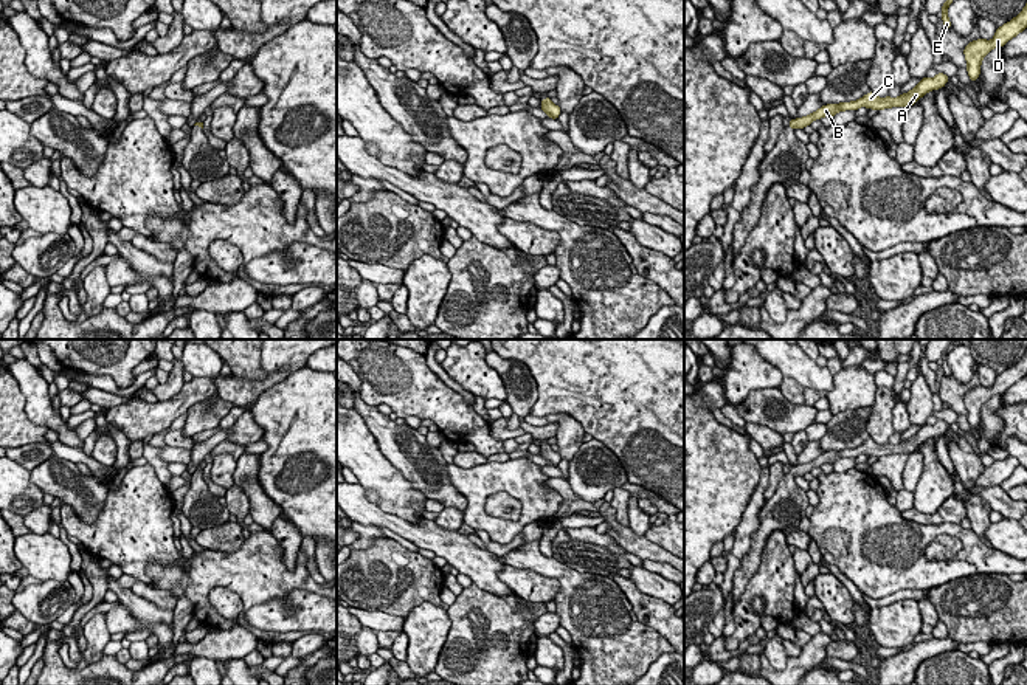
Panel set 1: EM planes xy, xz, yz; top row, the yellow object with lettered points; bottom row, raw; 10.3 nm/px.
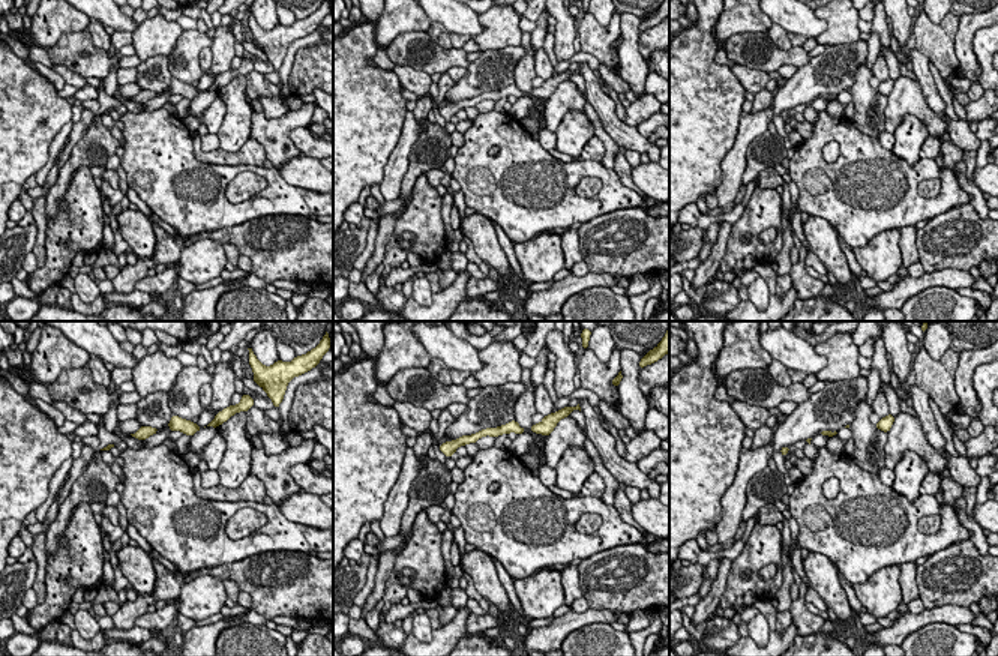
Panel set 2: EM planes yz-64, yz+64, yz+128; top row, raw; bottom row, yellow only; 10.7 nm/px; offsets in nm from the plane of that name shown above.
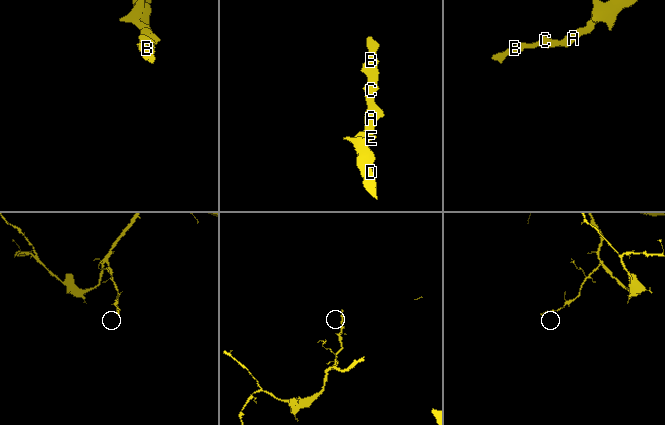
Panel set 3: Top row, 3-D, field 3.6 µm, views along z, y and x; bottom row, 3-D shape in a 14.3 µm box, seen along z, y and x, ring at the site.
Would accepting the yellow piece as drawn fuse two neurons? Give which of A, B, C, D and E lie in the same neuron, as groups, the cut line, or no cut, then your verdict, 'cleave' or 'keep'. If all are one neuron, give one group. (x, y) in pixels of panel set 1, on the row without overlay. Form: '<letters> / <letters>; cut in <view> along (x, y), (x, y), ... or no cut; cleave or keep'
A B C D E; no cut; keep

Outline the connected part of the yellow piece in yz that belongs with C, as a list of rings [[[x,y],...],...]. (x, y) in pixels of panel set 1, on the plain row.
[[[937,420],[935,425],[923,425],[911,439],[900,442],[898,445],[878,445],[873,439],[869,439],[858,448],[822,453],[808,463],[791,466],[788,473],[793,477],[804,476],[810,473],[814,466],[821,466],[824,463],[835,463],[838,459],[844,457],[856,459],[859,454],[873,456],[877,459],[890,454],[911,454],[928,439],[943,435],[948,428],[949,425],[943,420]]]

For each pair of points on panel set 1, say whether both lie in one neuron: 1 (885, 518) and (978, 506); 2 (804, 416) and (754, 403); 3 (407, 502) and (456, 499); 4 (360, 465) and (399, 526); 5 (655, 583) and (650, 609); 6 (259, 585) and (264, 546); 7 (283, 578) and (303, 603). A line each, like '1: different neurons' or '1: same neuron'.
1: different neurons
2: same neuron
3: different neurons
4: different neurons
5: different neurons
6: same neuron
7: different neurons

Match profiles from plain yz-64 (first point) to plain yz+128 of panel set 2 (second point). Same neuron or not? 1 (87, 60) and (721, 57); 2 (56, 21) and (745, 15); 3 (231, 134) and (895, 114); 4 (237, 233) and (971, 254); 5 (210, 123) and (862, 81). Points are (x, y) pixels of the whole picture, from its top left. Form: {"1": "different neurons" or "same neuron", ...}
{"1": "different neurons", "2": "same neuron", "3": "different neurons", "4": "same neuron", "5": "different neurons"}

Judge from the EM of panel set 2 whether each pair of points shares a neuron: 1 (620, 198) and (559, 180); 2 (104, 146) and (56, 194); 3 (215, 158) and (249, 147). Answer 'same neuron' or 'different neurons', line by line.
1: same neuron
2: same neuron
3: same neuron

